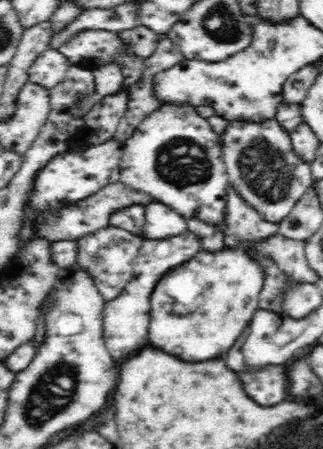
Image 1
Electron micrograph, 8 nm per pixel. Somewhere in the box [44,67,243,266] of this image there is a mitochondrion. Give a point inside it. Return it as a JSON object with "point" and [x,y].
{"point":[182,162]}

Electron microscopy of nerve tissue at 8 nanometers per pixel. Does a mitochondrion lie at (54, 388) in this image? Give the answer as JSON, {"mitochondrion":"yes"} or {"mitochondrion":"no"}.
{"mitochondrion":"yes"}

